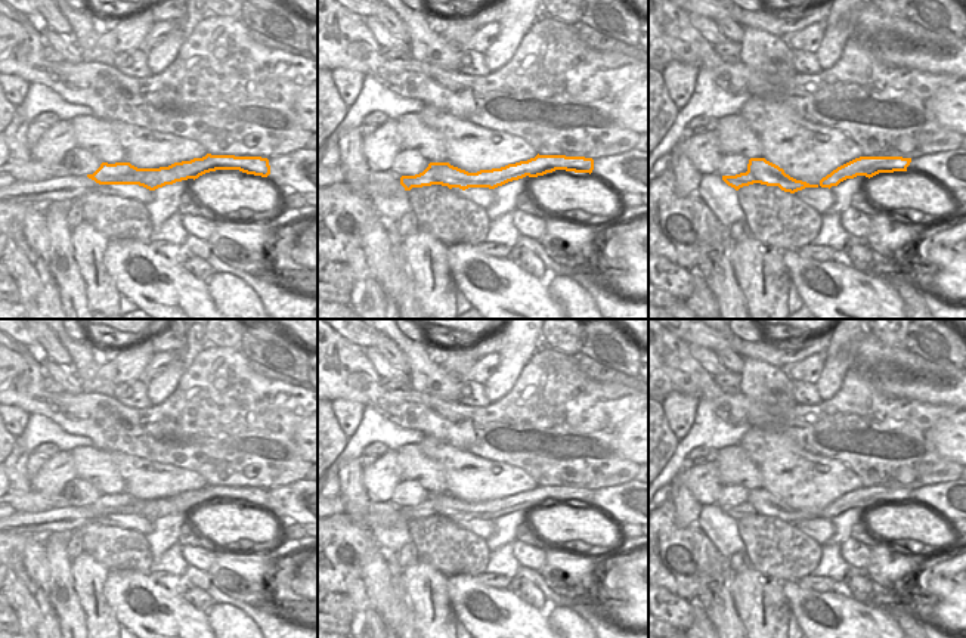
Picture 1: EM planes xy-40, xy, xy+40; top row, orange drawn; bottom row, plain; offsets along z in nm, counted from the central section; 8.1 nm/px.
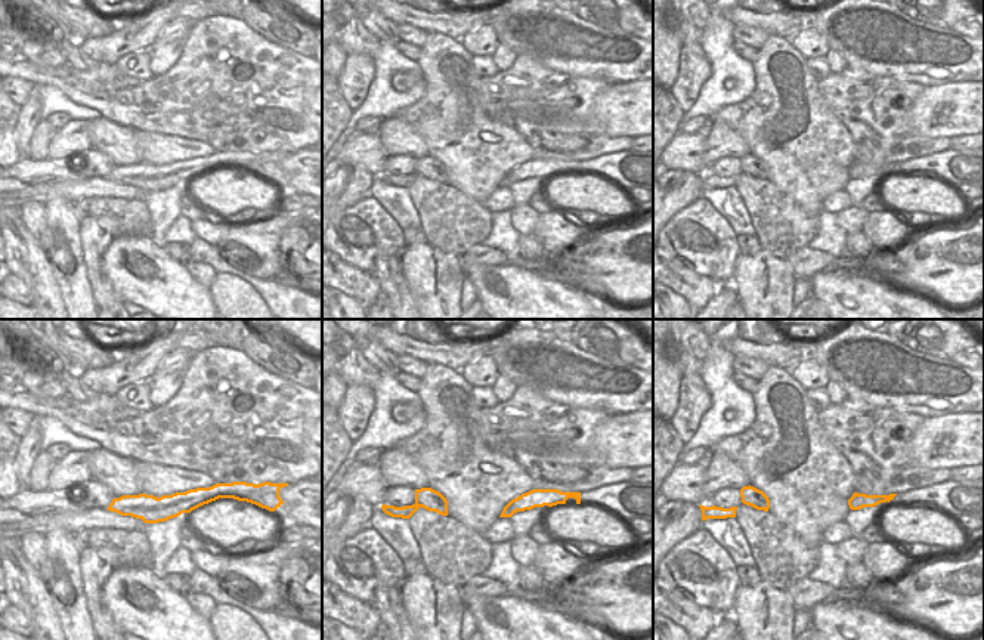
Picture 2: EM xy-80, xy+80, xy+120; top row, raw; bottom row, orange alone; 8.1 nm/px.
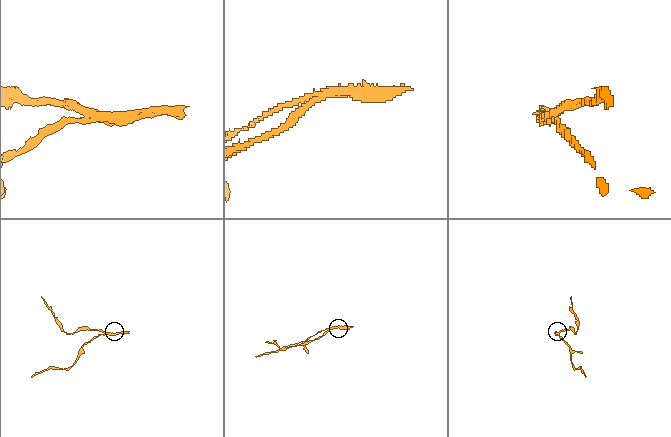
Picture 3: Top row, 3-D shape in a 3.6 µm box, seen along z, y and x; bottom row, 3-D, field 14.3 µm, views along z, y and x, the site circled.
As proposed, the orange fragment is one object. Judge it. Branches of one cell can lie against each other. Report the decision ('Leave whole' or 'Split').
Split.

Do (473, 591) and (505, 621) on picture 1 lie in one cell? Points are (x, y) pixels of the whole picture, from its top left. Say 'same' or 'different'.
same

